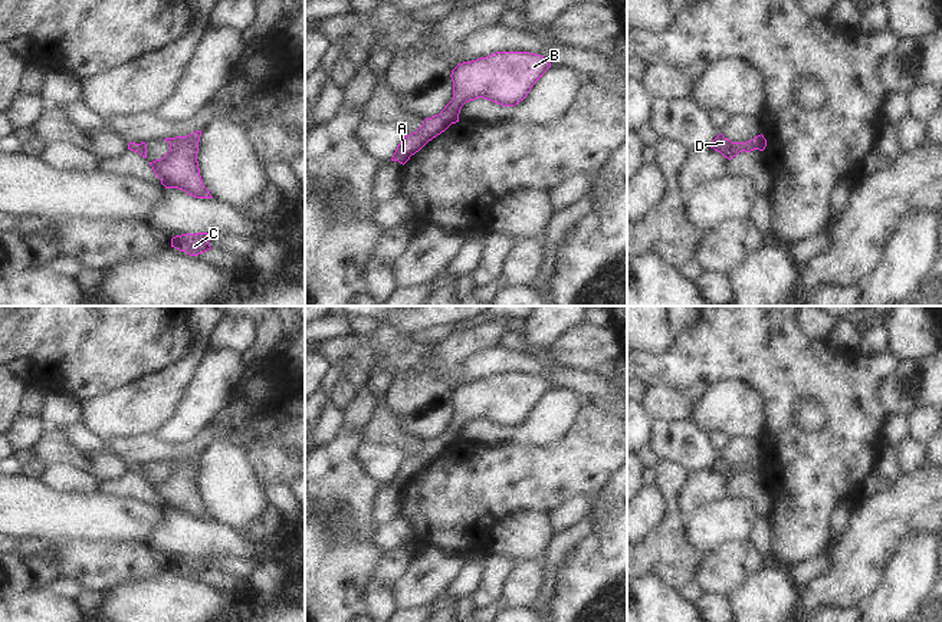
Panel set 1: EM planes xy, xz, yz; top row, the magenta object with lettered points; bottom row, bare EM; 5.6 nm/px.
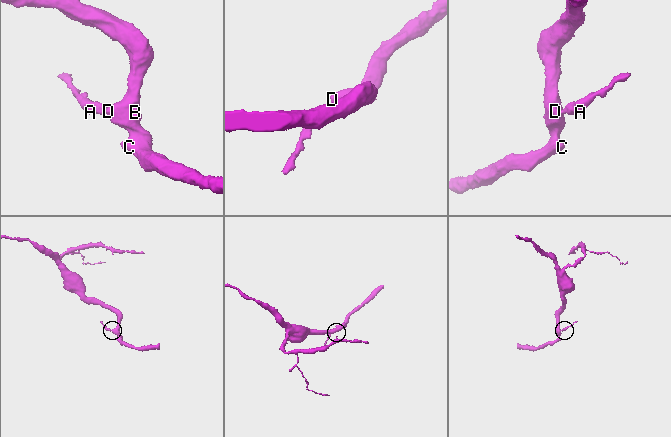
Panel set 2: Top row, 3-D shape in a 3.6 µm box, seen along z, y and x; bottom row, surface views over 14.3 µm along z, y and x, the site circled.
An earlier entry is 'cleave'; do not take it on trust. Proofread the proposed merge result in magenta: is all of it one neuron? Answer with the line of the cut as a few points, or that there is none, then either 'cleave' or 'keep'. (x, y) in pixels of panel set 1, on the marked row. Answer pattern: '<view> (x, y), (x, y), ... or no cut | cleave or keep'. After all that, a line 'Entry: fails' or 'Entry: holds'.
no cut | keep
Entry: fails

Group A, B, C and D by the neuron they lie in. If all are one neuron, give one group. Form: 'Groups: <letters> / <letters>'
Groups: A B C D.

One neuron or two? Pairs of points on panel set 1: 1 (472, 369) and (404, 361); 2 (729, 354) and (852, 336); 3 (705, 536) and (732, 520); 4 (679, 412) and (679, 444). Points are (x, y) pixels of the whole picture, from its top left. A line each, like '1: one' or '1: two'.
1: two
2: two
3: one
4: two

